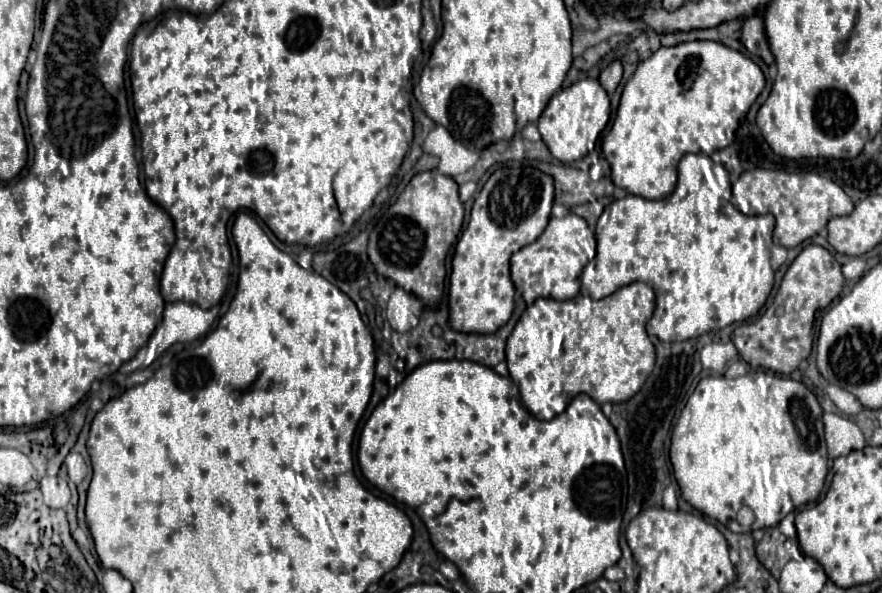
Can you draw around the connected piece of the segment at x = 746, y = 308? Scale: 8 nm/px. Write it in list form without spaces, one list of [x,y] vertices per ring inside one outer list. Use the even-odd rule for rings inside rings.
[[[685,154],[679,162],[679,184],[669,198],[647,200],[627,194],[604,209],[595,230],[596,256],[582,272],[580,293],[599,300],[629,282],[641,280],[649,284],[655,292],[656,306],[653,318],[647,322],[647,332],[663,342],[689,340],[711,330],[721,330],[731,322],[747,320],[767,302],[773,288],[770,252],[775,218],[771,214],[741,214],[729,202],[731,194],[732,185],[724,166],[713,163],[705,154]],[[689,308],[695,308],[695,312],[691,314]]]

